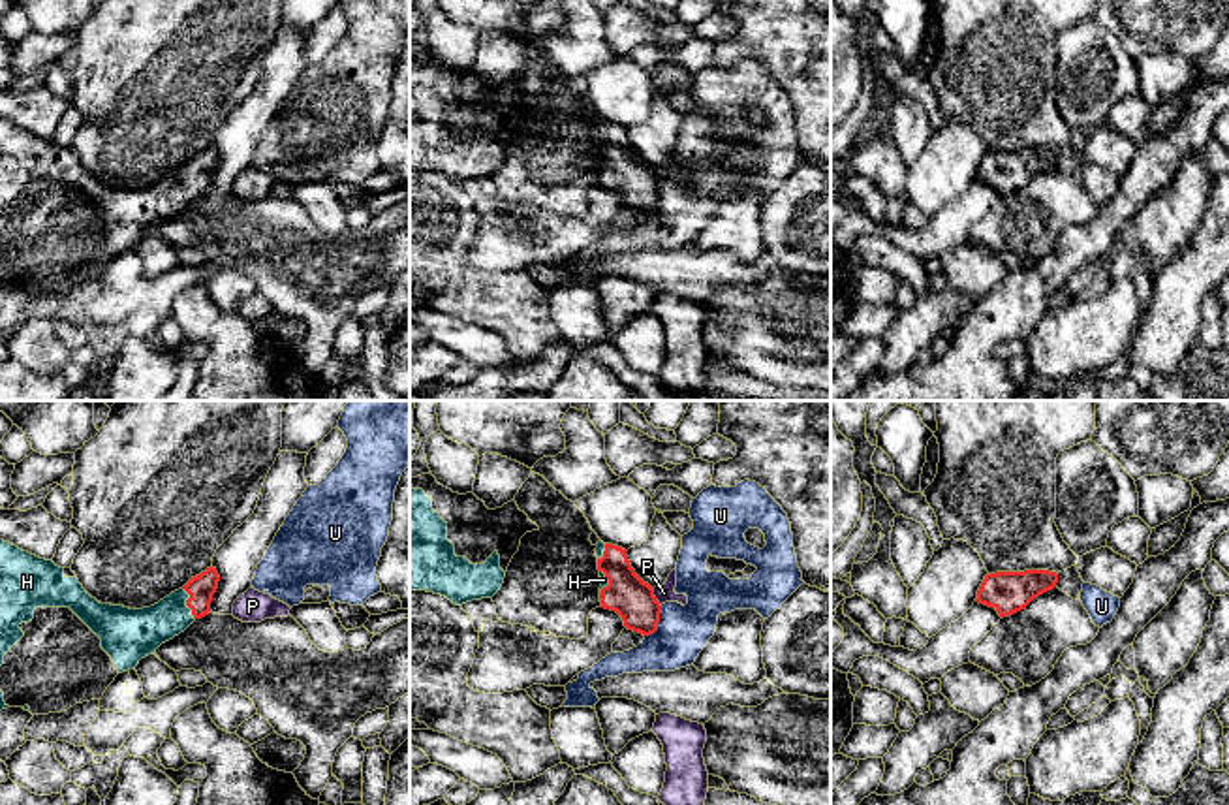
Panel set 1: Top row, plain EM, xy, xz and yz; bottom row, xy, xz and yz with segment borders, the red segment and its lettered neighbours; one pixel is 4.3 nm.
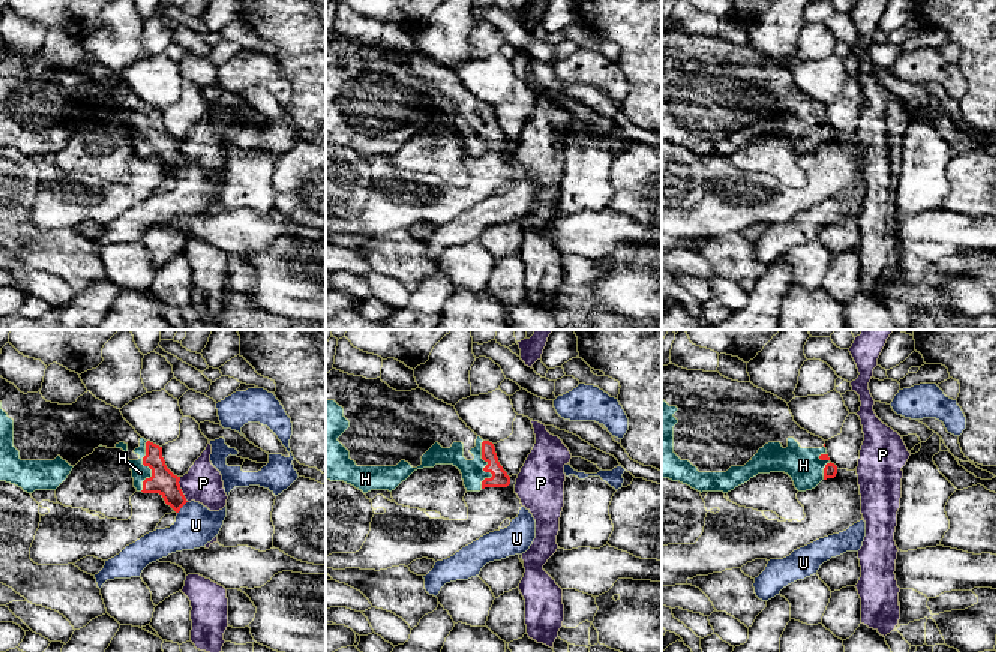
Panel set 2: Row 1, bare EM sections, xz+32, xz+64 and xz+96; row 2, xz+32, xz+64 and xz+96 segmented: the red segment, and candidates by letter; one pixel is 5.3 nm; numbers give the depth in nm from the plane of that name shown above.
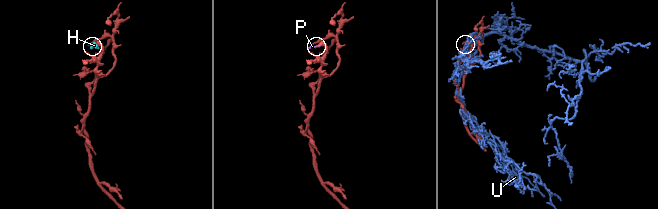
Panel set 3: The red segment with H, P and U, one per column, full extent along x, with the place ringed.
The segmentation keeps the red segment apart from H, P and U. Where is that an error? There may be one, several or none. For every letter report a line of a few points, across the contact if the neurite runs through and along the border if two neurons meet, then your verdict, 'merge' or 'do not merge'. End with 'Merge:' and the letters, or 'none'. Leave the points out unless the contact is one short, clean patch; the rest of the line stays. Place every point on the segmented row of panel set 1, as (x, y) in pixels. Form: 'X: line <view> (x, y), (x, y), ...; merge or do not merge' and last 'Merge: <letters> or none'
H: line xy (202, 587), (186, 604), (164, 621), (136, 632); merge
P: line xz (653, 589), (660, 606); do not merge
U: line xz (662, 606), (658, 627), (645, 636); do not merge
Merge: H

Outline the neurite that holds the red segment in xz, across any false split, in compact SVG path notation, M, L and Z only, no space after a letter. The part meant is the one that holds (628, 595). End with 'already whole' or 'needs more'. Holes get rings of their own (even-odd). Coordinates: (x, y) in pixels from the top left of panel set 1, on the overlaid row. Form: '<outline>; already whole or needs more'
M598 542L598 570L601 577L601 608L616 611L628 630L650 636L658 630L661 606L654 589L631 568L626 549Z; needs more

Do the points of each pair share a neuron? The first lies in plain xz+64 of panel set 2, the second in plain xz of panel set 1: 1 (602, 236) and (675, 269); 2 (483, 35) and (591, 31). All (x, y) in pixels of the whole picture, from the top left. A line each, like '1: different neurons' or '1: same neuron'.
1: same neuron
2: different neurons

